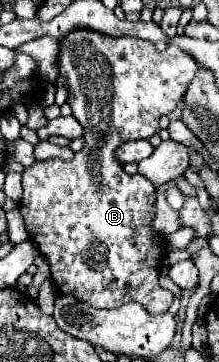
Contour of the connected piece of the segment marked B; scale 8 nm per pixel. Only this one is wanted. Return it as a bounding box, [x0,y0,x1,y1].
[20,29,198,315]

